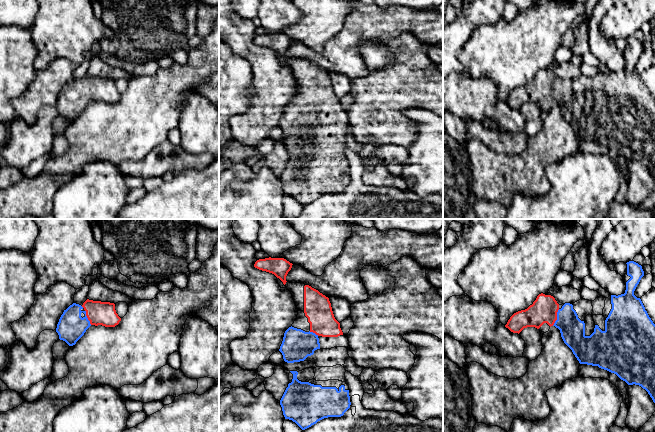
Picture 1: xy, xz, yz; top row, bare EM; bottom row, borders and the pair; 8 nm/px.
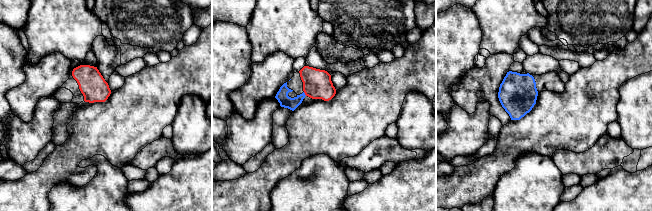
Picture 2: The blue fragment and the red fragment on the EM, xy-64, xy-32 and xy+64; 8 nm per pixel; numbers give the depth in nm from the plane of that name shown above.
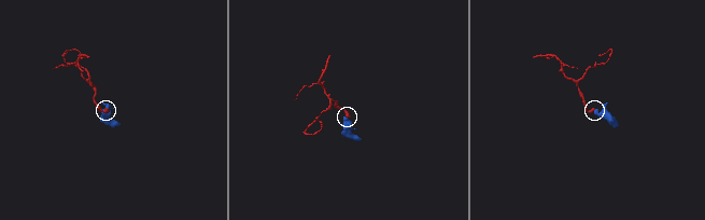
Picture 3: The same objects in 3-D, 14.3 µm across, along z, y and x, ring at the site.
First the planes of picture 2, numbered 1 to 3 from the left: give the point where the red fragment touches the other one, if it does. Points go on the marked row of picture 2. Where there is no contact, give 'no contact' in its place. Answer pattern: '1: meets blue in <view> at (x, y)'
1: no contact
2: meets blue in xy-32 at (304, 94)
3: no contact

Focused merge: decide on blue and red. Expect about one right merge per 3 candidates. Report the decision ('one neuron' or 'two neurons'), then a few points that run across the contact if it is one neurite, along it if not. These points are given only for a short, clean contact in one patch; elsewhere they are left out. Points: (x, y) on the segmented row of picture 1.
one neuron; line yz (572, 329), (557, 317), (544, 309)

